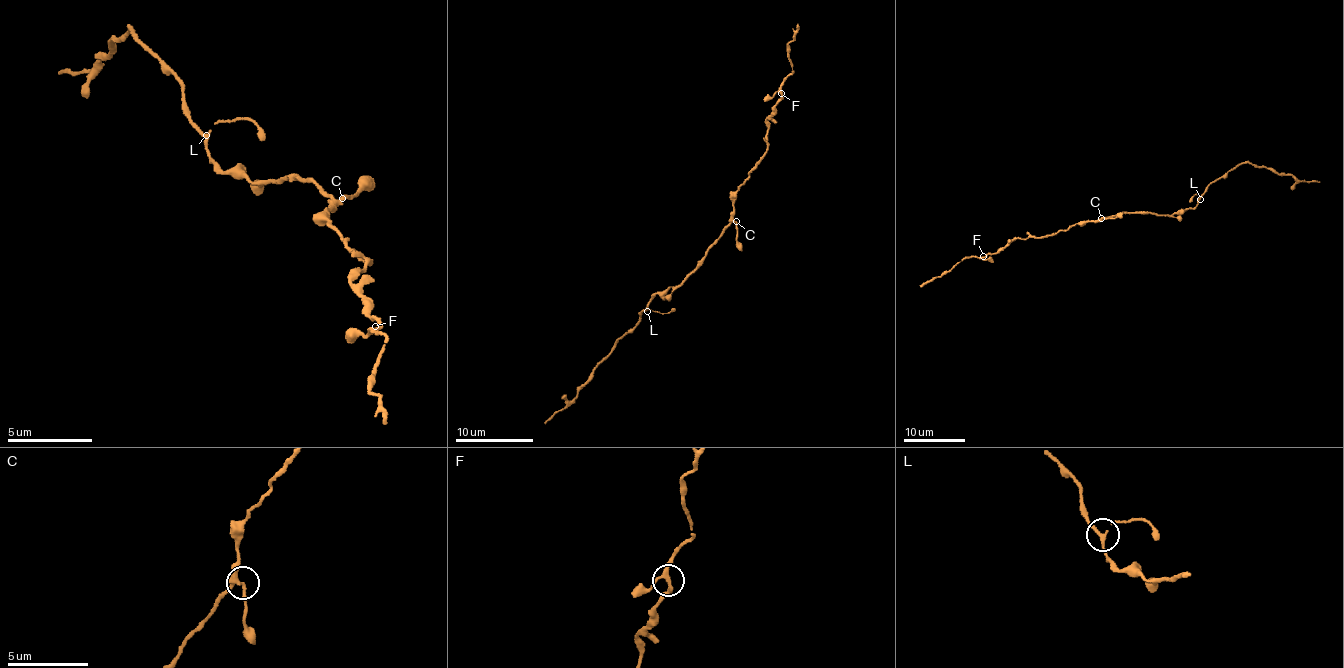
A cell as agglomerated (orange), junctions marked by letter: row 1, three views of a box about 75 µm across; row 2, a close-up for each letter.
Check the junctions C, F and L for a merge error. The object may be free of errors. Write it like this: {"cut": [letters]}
{"cut": []}

